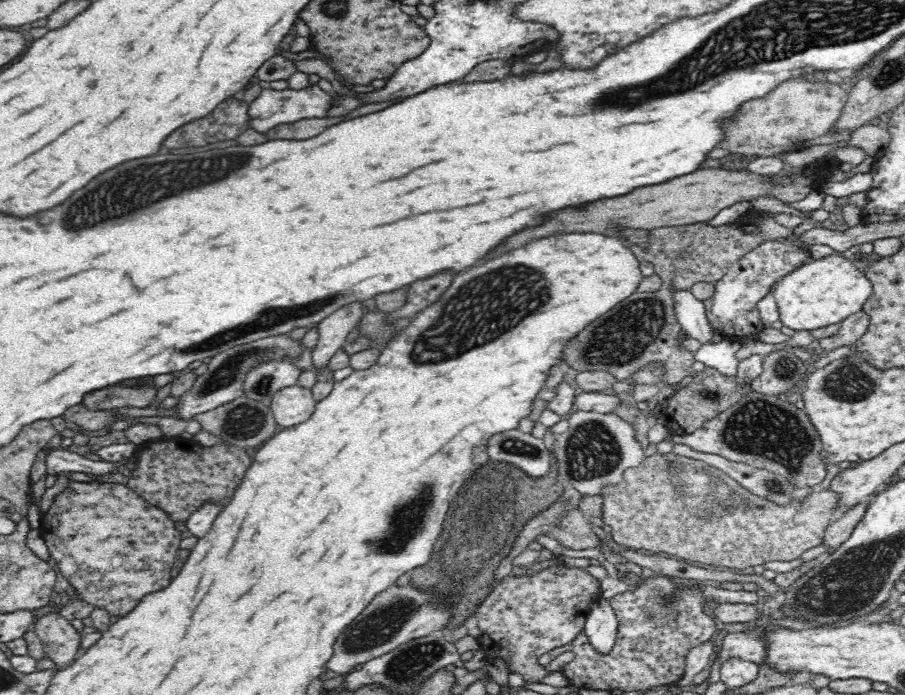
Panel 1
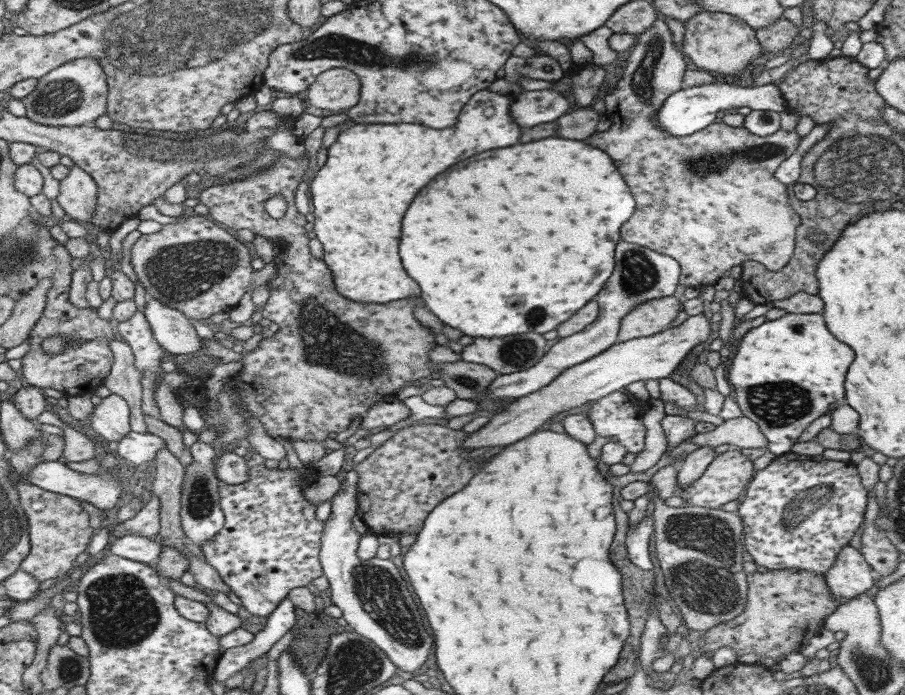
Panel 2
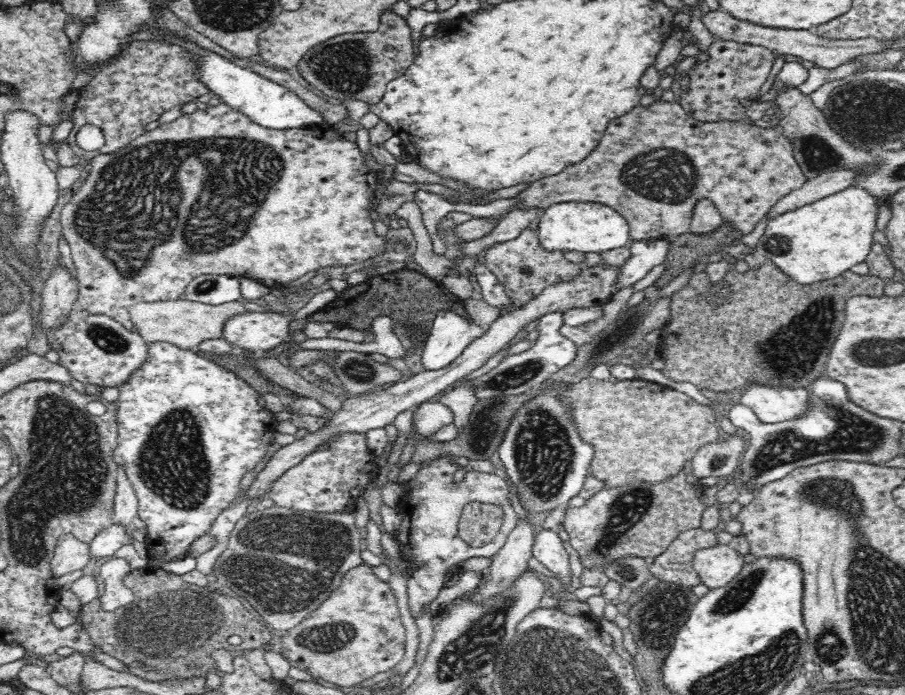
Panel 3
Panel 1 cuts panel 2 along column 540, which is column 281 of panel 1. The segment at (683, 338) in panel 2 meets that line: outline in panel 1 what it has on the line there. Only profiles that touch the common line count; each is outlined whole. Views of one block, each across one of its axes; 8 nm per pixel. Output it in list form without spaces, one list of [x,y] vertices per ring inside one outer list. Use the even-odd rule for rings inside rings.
[[[300,385],[281,388],[269,400],[277,424],[284,429],[308,420],[314,413],[317,402],[309,388]]]

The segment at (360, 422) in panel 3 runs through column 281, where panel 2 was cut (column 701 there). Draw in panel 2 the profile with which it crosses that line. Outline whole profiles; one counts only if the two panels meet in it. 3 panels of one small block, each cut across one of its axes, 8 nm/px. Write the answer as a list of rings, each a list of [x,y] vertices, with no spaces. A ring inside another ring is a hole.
[[[702,446],[688,454],[679,467],[676,492],[694,484],[716,459],[715,447],[712,446]]]

